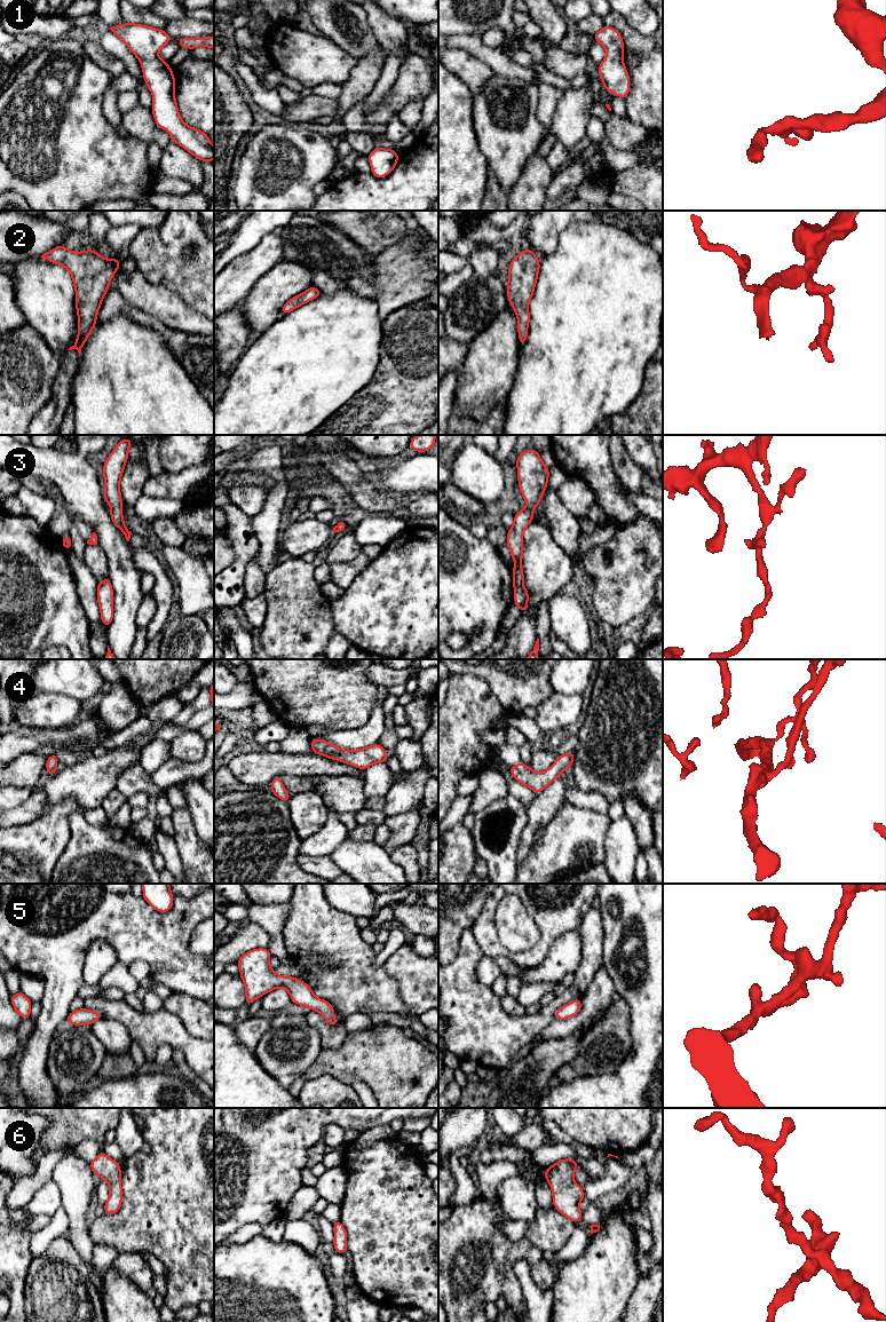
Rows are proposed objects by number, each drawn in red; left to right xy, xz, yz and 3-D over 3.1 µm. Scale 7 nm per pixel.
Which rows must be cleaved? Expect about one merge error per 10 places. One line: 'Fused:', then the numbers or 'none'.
Fused: none

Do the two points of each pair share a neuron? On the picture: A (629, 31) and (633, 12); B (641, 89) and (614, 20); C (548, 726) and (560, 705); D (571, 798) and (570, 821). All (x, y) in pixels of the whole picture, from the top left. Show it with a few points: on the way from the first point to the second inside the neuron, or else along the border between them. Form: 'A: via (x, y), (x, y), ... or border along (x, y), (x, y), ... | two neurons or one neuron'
A: border along (616, 12), (638, 31), (643, 34), (650, 34) | two neurons
B: via (641, 72), (641, 53), (631, 37) | one neuron
C: via (548, 721), (558, 710) | one neuron
D: border along (563, 801), (598, 812) | two neurons

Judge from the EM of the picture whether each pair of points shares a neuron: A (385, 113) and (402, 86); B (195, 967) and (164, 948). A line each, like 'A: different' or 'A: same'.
A: same
B: same

